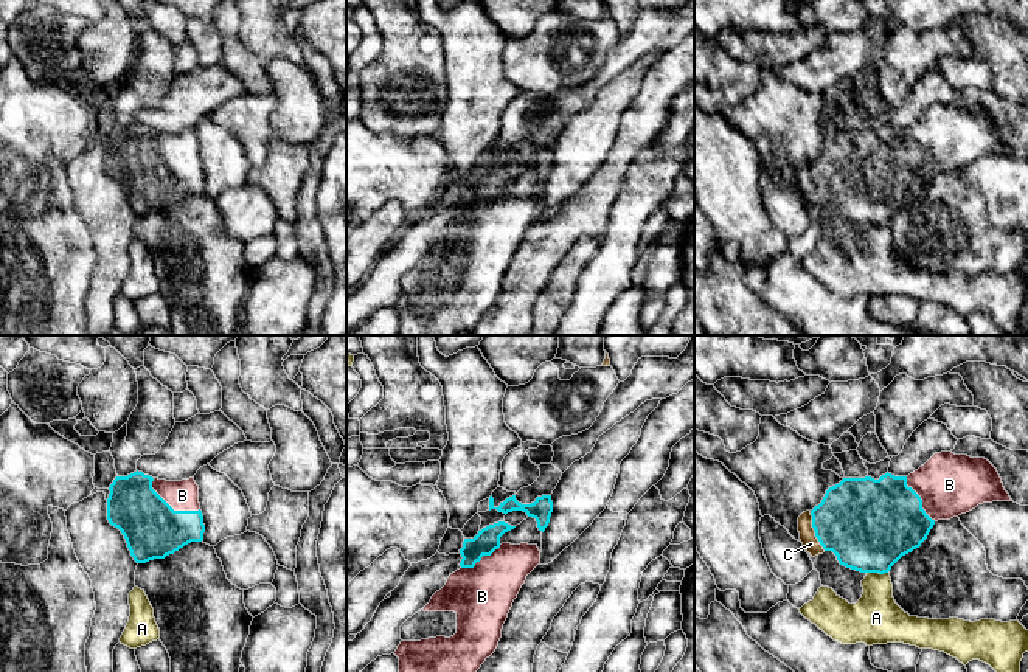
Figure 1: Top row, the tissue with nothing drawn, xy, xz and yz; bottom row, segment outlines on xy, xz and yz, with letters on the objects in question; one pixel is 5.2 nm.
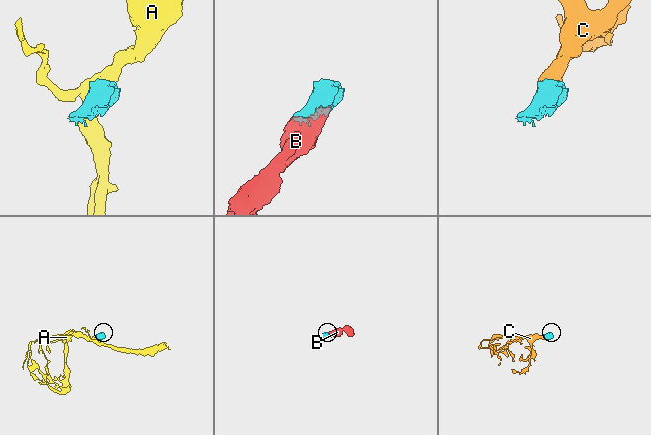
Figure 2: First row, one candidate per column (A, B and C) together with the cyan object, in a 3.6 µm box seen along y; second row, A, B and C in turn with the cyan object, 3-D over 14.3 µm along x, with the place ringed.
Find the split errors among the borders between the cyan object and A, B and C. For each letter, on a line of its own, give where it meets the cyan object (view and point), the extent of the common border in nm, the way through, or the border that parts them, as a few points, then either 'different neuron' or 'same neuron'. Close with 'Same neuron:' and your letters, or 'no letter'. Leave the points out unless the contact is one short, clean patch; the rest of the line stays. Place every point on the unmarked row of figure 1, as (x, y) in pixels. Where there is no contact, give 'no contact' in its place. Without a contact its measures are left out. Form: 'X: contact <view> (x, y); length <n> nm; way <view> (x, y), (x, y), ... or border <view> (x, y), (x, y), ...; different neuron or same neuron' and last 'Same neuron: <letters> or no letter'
A: contact yz (878, 224); length 110 nm; different neuron
B: contact xy (170, 159); length 300 nm; same neuron
C: contact yz (814, 182); length 220 nm; same neuron
Same neuron: B, C

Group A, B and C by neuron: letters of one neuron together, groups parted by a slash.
A / B C

